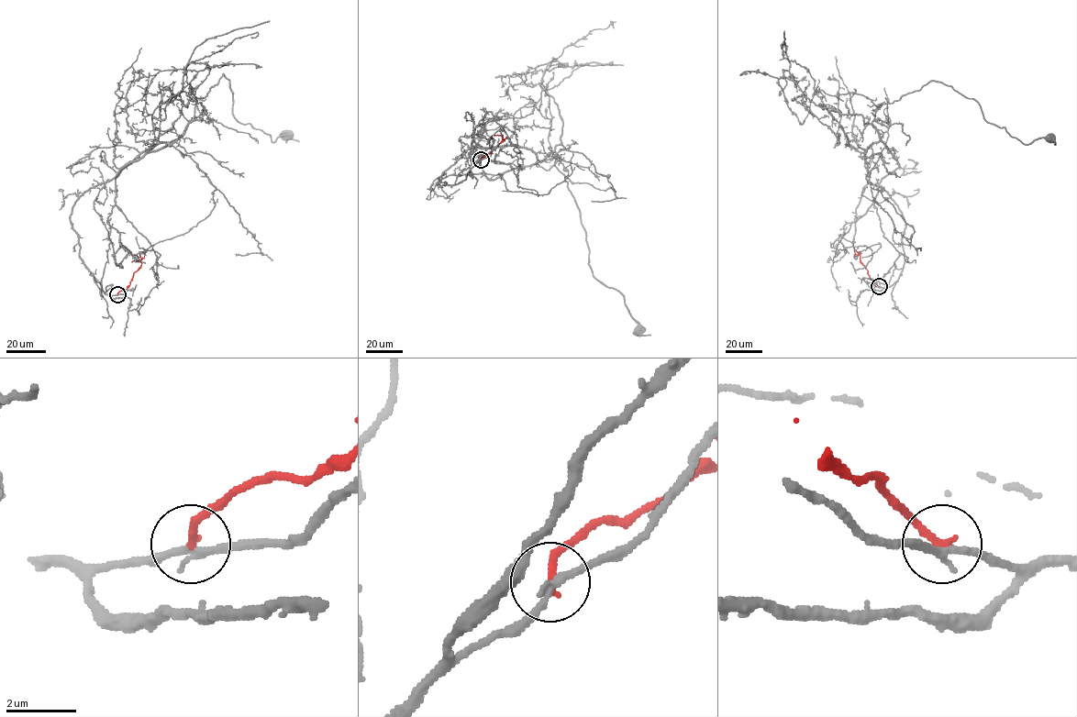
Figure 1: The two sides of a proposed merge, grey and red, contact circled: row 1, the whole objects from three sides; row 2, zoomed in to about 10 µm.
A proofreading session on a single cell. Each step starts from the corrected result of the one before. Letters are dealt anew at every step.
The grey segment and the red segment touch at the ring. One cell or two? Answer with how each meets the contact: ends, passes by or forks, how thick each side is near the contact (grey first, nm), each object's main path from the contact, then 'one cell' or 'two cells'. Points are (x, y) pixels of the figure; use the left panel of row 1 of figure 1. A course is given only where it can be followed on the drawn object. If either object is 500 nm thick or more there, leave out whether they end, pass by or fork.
grey passes by | red ends | 200/240 nm | grey via (117, 294), (80, 257), (70, 219), (80, 197), (172, 144), (224, 74), (238, 121), (272, 141), (285, 134) | red via (117, 294), (129, 284), (133, 274), (141, 265), (139, 259), (132, 262) | two cells

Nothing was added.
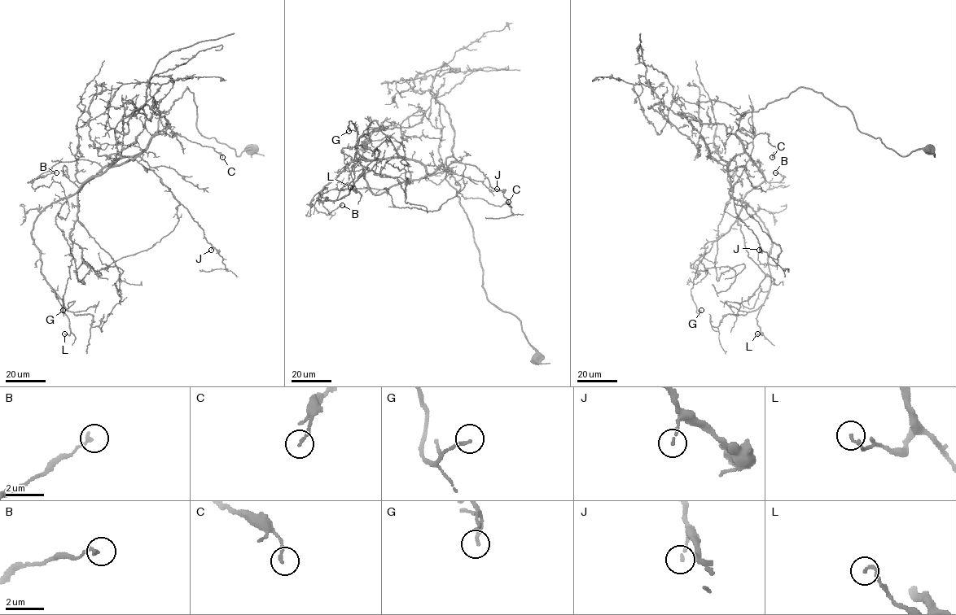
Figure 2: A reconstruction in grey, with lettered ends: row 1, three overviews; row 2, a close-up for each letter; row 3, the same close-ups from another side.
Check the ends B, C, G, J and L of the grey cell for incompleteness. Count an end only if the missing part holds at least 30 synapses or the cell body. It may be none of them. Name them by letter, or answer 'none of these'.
none of these

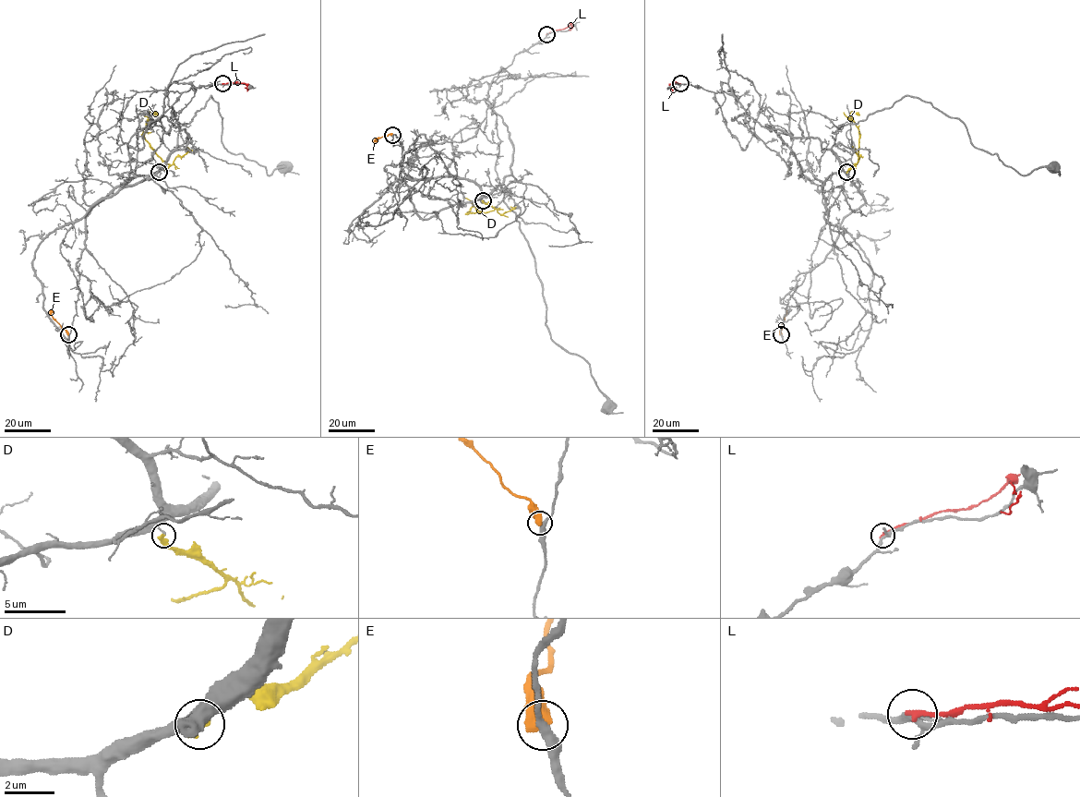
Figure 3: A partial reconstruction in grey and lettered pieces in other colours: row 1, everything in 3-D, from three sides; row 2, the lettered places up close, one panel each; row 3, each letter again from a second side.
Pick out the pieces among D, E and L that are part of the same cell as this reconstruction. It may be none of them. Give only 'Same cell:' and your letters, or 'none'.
Same cell: none

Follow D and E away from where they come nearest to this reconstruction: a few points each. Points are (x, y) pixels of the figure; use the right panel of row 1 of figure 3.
D: (846, 171), (858, 161), (858, 127), (850, 115), (852, 112), (857, 114), (851, 112)
E: (781, 334), (786, 310)

